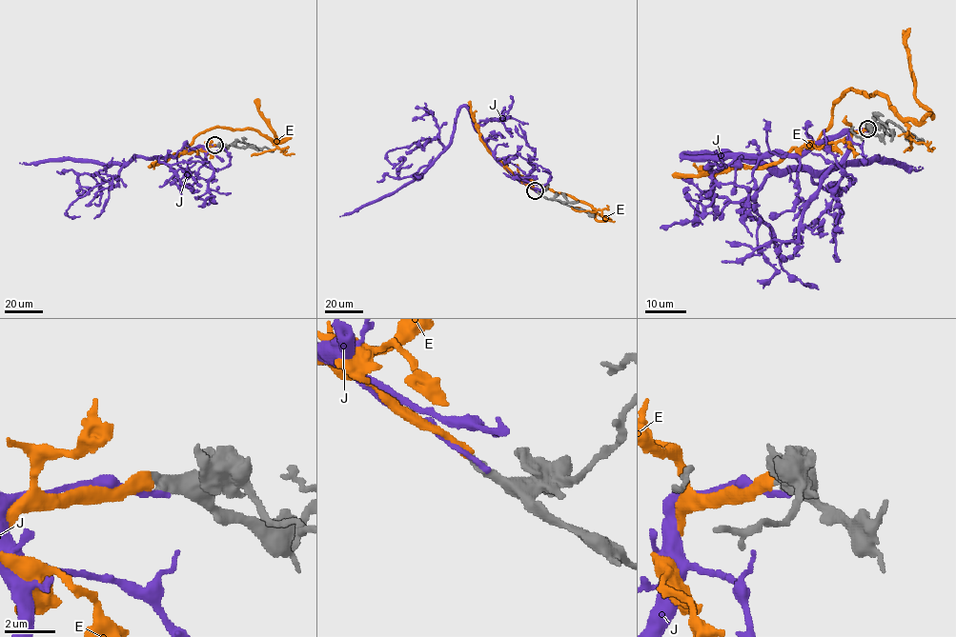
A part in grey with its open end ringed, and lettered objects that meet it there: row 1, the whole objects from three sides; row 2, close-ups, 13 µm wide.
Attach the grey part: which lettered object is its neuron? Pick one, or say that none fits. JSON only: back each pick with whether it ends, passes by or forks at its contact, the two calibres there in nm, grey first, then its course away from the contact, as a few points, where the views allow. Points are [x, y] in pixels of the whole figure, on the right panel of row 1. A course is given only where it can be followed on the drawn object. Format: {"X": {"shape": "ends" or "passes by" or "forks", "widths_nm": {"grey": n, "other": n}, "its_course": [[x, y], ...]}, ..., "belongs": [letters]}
{"E": {"shape": "ends", "widths_nm": {"grey": 340, "other": 460}, "its_course": [[866, 129], [814, 148], [850, 89], [878, 93], [901, 119], [915, 123], [933, 114], [915, 97], [910, 28]]}, "belongs": ["E"]}

